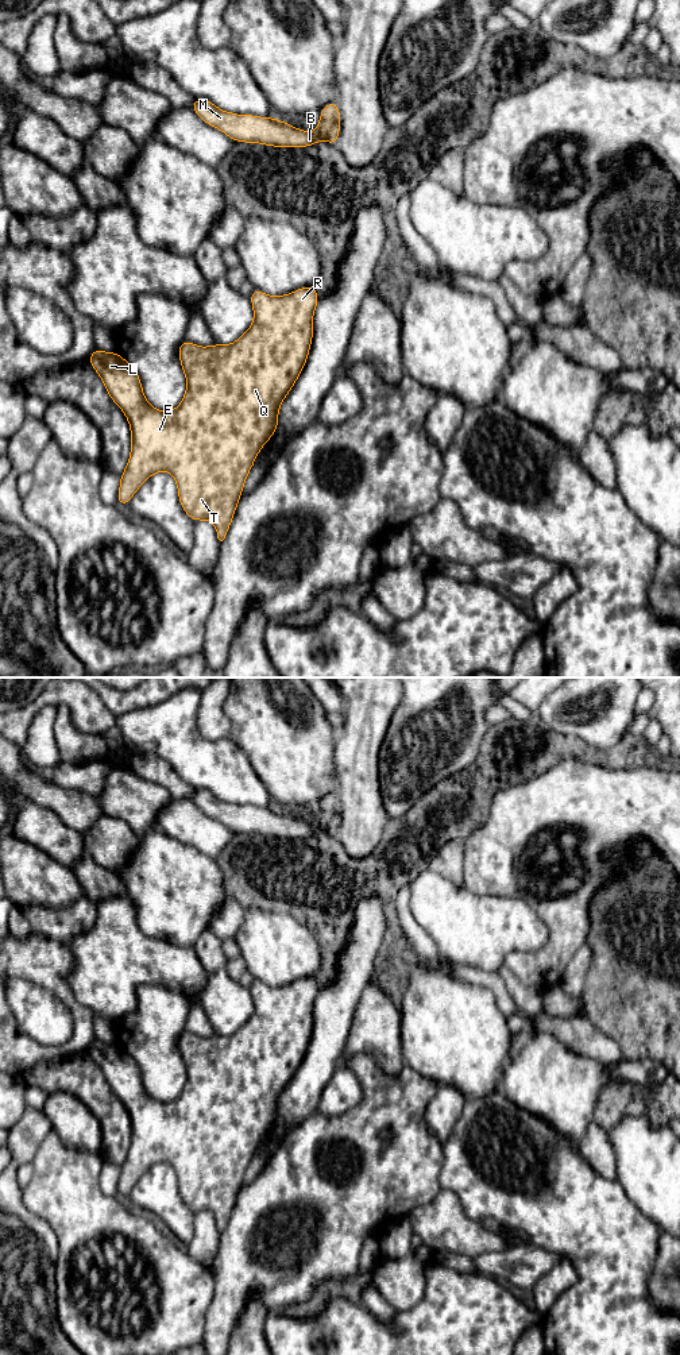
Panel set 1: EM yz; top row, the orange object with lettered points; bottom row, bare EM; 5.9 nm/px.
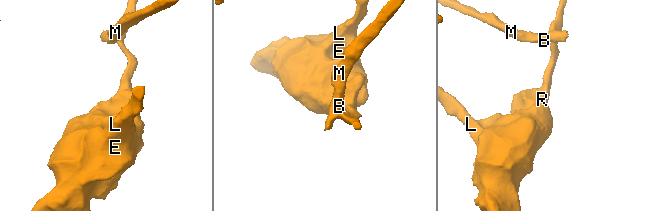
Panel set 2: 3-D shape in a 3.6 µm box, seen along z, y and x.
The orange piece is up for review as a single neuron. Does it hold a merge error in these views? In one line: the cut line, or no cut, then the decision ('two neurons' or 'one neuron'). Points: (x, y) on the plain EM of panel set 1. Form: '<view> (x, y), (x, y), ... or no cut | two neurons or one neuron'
yz (320, 811), (328, 817), (328, 830) | two neurons

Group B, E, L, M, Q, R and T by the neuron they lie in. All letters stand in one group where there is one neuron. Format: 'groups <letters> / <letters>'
groups B M / E L Q R T

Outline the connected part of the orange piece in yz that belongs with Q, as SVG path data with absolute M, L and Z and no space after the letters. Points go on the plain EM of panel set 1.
M316 977L300 978L283 987L268 987L254 980L250 987L254 1012L251 1018L232 1035L200 1038L183 1031L178 1047L186 1066L186 1082L181 1095L171 1103L155 1100L143 1085L143 1077L136 1061L117 1043L104 1043L97 1039L88 1053L100 1066L111 1090L125 1105L131 1120L131 1144L127 1158L120 1166L117 1196L128 1196L140 1177L157 1163L170 1163L175 1170L182 1201L194 1212L209 1211L215 1216L217 1229L228 1225L235 1201L262 1138L278 1120L278 1104L285 1088L294 1078L309 1049L313 1031L313 1005L318 995Z

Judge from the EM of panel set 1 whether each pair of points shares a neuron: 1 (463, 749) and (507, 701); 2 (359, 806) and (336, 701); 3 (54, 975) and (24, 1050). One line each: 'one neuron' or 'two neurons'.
1: two neurons
2: two neurons
3: one neuron

